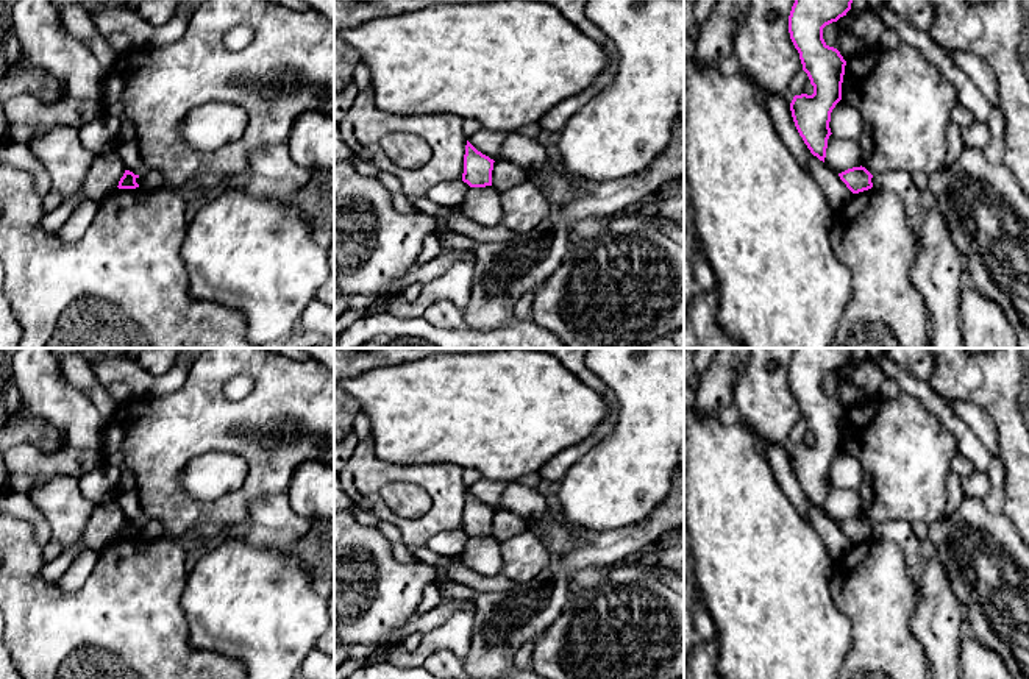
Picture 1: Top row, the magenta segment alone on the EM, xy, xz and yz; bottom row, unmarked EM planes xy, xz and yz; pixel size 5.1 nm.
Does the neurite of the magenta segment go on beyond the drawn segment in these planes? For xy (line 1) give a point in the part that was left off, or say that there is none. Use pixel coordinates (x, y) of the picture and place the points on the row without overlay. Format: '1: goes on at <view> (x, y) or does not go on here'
1: does not go on here

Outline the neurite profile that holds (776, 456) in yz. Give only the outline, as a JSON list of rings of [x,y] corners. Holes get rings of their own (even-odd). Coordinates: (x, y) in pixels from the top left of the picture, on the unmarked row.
[[[765,443],[765,457],[774,473],[779,487],[782,489],[789,501],[793,504],[798,514],[806,521],[809,521],[810,499],[807,498],[795,476],[789,453],[776,443]]]

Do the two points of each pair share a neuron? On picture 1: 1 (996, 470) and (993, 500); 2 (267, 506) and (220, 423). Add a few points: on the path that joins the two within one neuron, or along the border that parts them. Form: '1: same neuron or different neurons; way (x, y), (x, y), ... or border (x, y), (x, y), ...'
1: same neuron; way (996, 478), (996, 492)
2: different neurons; border (286, 492), (253, 498), (249, 503), (245, 519)

